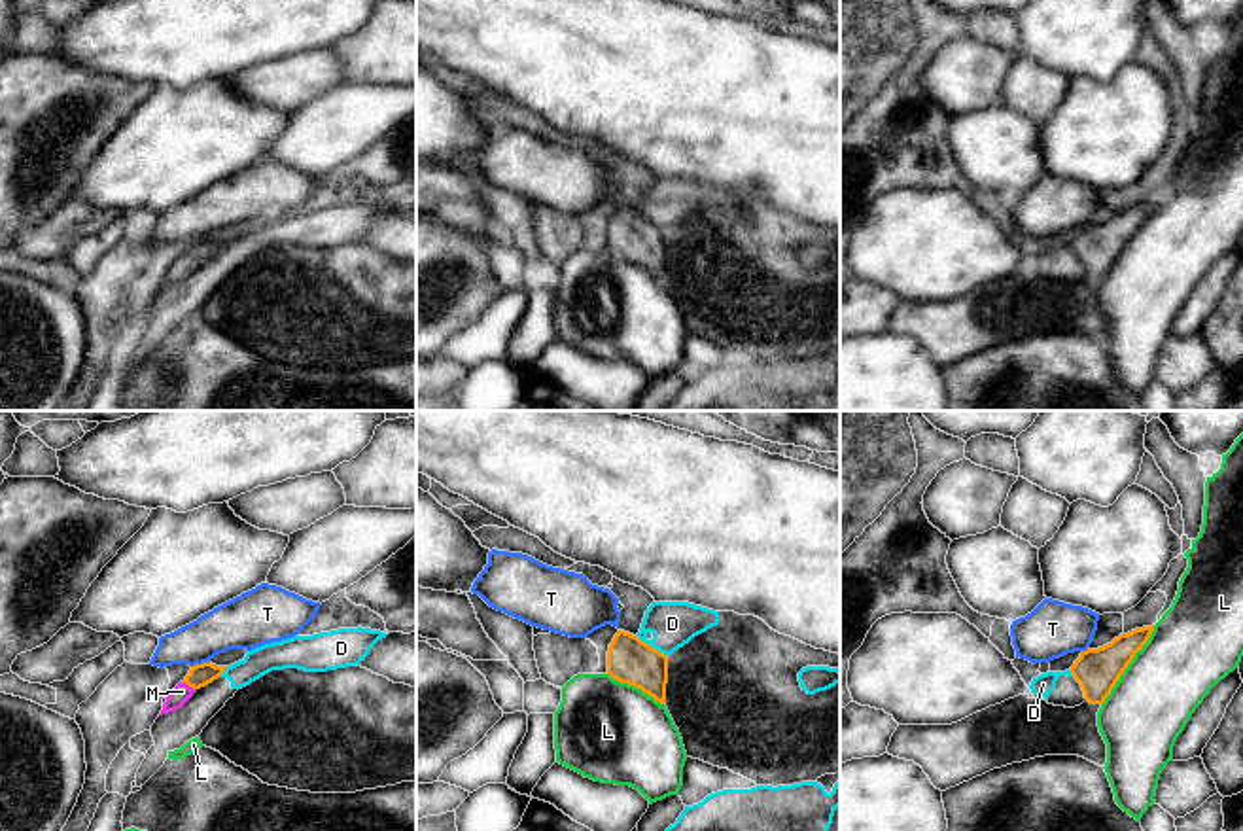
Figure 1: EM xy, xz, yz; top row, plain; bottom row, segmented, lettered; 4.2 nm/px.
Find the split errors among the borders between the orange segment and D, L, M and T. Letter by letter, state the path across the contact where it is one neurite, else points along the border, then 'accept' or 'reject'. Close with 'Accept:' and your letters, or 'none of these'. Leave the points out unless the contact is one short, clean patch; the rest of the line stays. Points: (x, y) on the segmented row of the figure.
D: border xz (636, 636), (668, 655); reject
L: reject
M: way xy (201, 674), (190, 686), (182, 691); accept
T: border xy (209, 661), (192, 667); reject
Accept: M

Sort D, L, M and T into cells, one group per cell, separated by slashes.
D / L / M / T

